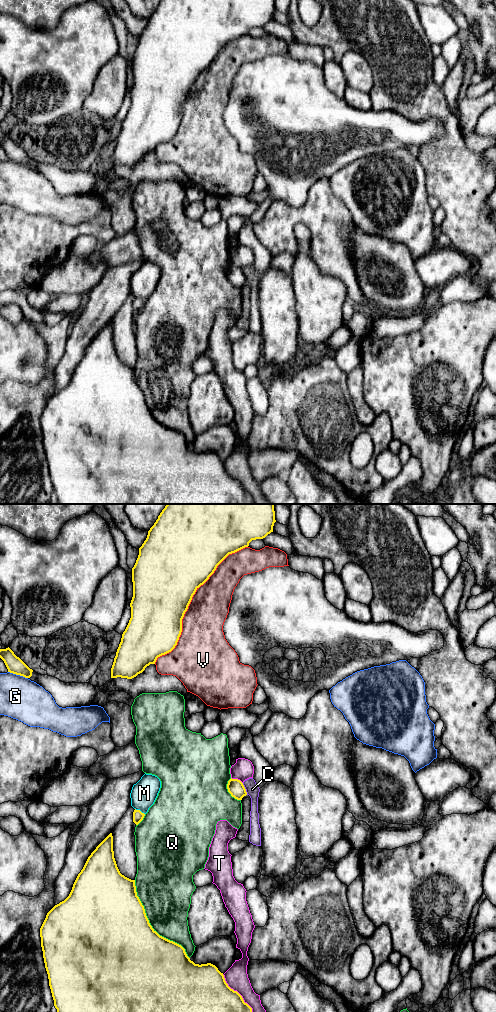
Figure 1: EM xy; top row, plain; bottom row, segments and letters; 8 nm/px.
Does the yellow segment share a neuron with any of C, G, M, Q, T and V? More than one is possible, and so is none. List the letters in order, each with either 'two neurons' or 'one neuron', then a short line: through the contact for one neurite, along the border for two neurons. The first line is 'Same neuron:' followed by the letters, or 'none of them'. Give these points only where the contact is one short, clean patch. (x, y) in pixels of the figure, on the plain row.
Same neuron: C
C: one neuron
G: two neurons
M: two neurons
Q: two neurons
T: two neurons
V: two neurons

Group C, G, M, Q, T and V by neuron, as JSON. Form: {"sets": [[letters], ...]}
{"sets": [["C"], ["G"], ["M"], ["Q"], ["T"], ["V"]]}

